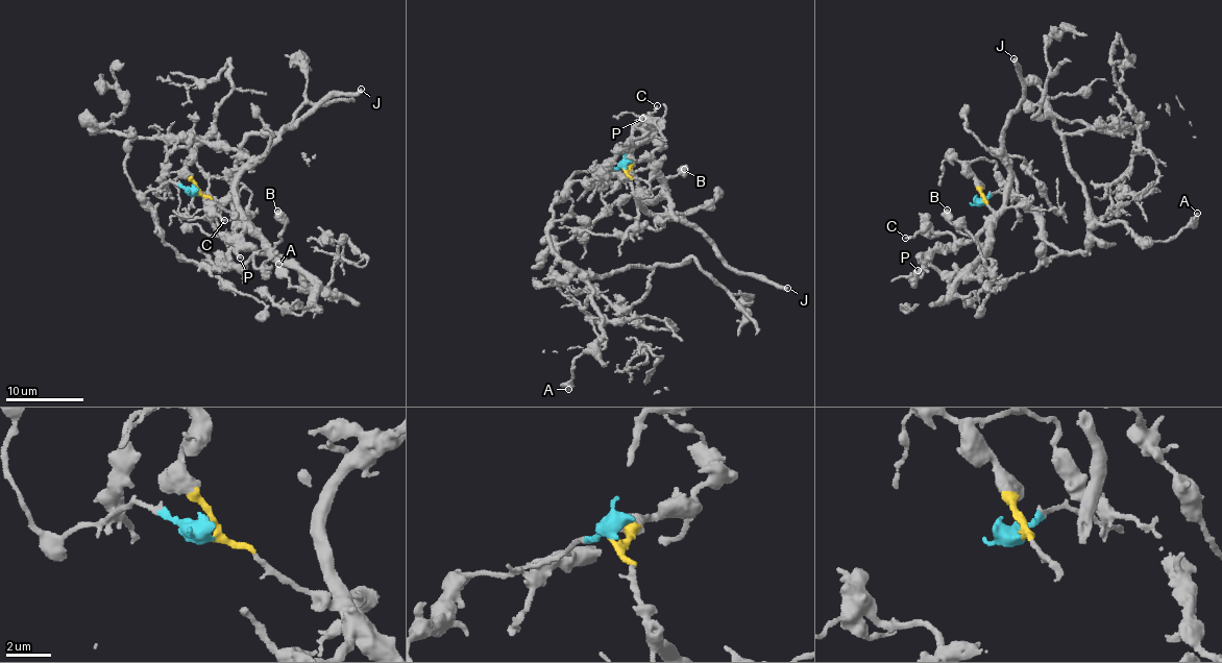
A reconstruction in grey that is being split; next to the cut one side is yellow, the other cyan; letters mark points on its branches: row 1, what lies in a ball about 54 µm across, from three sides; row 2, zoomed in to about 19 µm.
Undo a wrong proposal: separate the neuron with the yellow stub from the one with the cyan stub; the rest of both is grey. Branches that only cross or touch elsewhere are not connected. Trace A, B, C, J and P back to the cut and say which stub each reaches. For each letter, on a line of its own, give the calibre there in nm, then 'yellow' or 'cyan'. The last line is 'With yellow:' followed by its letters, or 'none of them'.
A: 440 nm thick; cyan
B: 550 nm thick; yellow
C: 190 nm thick; yellow
J: 360 nm thick; yellow
P: 170 nm thick; yellow
With yellow: B, C, J, P

